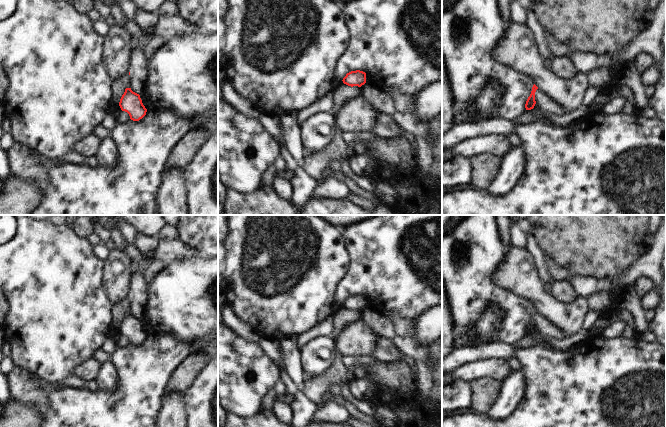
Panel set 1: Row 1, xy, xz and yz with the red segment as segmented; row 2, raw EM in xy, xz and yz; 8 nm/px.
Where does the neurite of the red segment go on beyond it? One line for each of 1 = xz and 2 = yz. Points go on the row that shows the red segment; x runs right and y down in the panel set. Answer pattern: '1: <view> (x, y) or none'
1: none
2: none

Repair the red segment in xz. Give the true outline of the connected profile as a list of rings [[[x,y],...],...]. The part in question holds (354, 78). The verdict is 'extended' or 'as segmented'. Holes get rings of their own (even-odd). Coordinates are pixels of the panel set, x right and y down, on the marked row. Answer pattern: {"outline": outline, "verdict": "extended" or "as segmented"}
{"outline": [[[360,70],[351,71],[346,74],[342,81],[344,84],[351,87],[361,87],[366,83],[366,73]]], "verdict": "as segmented"}

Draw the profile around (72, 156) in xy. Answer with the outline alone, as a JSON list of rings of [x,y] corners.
[[[73,149],[68,150],[67,152],[63,153],[59,157],[53,157],[53,158],[47,158],[35,150],[31,150],[30,153],[37,155],[39,157],[40,162],[43,164],[52,165],[57,162],[71,162],[71,163],[75,163],[79,165],[85,163],[91,167],[99,166],[98,160],[95,155],[84,157],[82,154],[78,153],[77,151]]]

